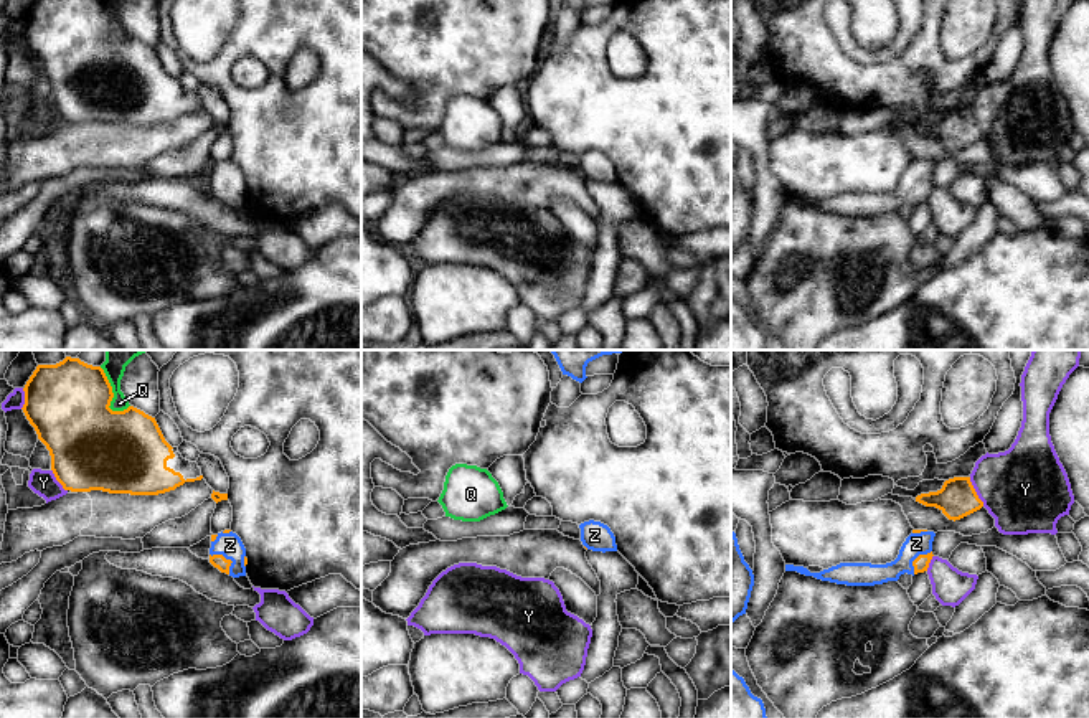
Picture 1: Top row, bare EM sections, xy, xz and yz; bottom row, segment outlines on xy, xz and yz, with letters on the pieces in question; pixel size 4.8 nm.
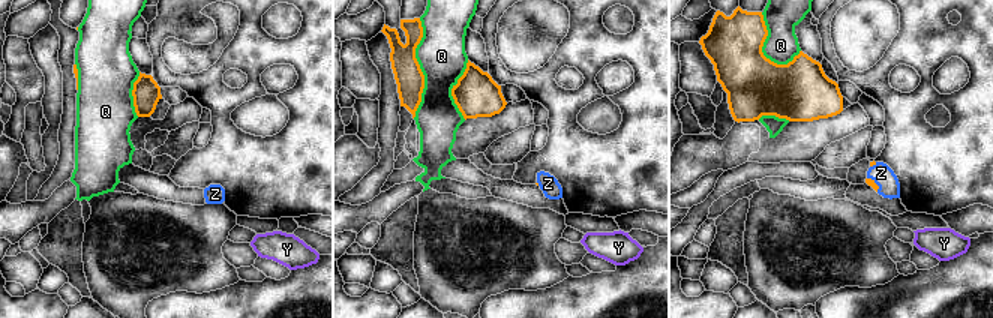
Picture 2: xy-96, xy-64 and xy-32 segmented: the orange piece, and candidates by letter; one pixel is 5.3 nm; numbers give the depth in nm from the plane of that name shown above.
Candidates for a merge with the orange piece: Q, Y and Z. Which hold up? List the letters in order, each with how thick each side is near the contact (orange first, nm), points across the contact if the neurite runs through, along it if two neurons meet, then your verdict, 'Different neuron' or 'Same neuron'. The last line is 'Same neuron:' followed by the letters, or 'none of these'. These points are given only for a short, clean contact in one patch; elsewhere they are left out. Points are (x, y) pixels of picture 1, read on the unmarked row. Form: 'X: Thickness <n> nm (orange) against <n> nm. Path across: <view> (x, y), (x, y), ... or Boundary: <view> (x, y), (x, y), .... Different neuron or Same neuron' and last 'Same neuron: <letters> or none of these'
Q: Thickness 380 nm (orange) against 80 nm. Different neuron
Y: Thickness 190 nm (orange) against 420 nm. Different neuron
Z: Thickness 70 nm (orange) against 120 nm. Path across: xy (220, 192), (225, 188), (230, 175). Same neuron
Same neuron: Z

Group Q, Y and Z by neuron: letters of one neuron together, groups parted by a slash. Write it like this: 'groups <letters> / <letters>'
groups Q / Y / Z

